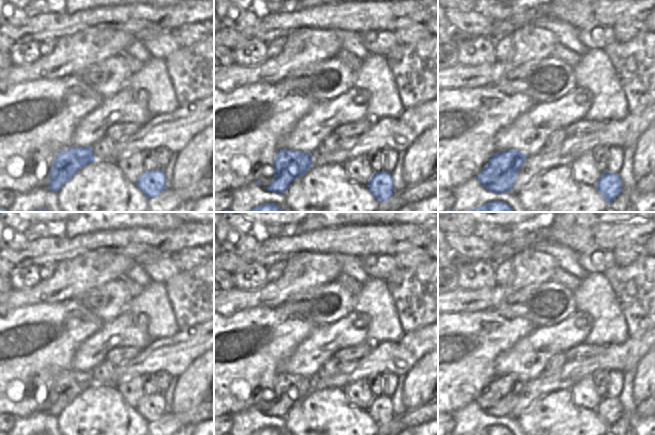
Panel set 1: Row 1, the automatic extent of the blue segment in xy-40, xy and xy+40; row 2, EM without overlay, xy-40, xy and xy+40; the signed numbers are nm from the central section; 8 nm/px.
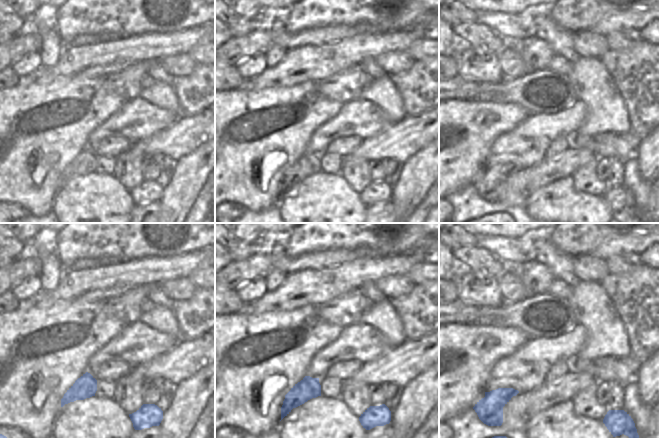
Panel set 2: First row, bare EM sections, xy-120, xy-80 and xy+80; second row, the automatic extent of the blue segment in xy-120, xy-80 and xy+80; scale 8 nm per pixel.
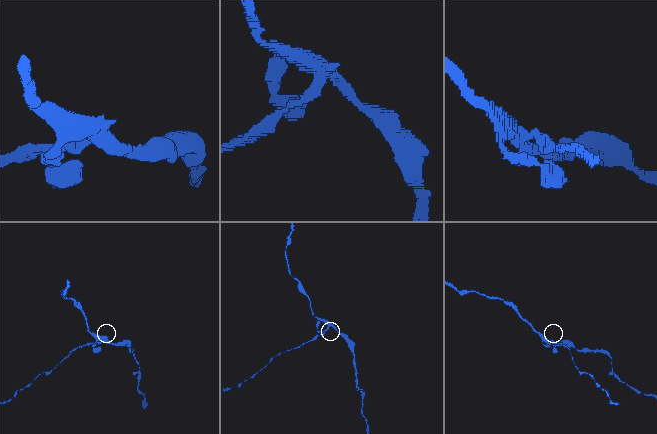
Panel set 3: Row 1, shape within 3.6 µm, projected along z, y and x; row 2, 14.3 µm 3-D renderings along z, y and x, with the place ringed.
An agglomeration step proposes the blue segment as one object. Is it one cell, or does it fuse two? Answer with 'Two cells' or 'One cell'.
Two cells

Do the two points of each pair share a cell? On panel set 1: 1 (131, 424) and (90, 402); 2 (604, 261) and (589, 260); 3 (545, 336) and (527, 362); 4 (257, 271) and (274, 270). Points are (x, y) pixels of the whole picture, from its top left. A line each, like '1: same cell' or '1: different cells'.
1: same cell
2: same cell
3: same cell
4: different cells

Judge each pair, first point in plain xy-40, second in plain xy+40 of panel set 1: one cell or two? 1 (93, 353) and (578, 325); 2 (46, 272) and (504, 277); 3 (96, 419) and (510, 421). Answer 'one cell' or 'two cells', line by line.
1: one cell
2: one cell
3: two cells

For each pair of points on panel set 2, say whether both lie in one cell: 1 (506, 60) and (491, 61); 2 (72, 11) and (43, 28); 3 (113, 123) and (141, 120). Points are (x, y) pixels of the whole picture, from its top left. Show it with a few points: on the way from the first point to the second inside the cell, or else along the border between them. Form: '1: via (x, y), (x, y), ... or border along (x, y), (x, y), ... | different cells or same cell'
1: border along (498, 54), (498, 64), (503, 77) | different cells
2: border along (52, 18), (52, 24), (62, 44) | different cells
3: via (120, 123), (134, 121) | same cell

